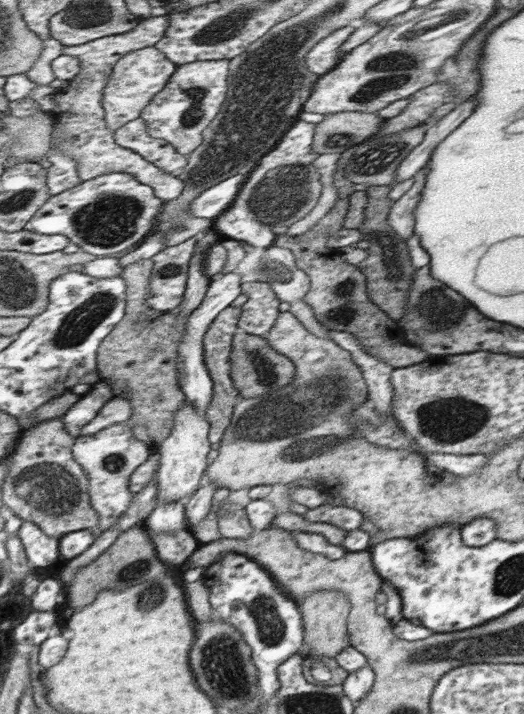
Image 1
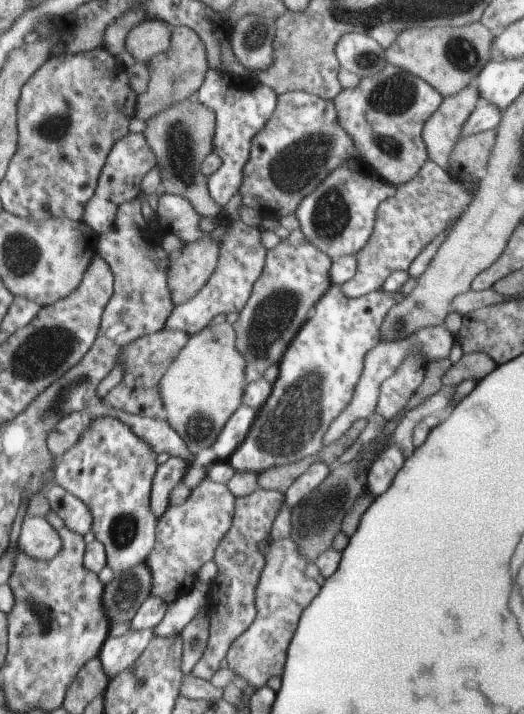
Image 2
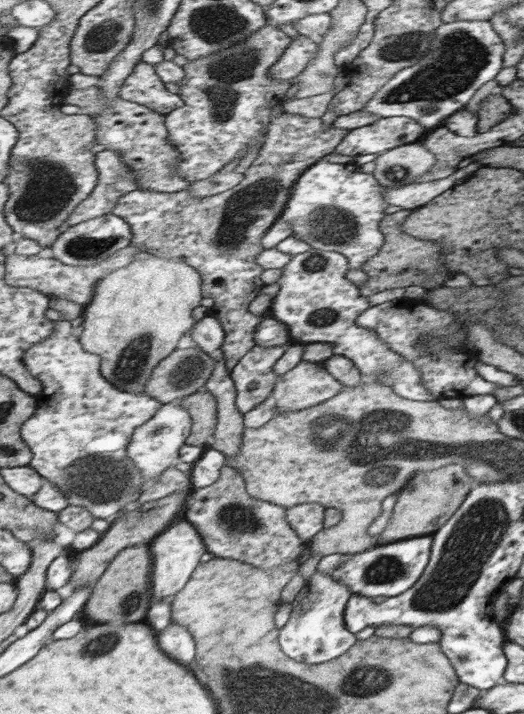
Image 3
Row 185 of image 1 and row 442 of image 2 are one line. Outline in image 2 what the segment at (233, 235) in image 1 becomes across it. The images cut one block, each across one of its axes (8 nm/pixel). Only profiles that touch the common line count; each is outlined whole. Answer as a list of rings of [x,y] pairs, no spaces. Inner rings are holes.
[[[331,286],[327,294],[315,304],[311,318],[303,324],[297,332],[295,342],[287,348],[287,354],[279,362],[279,376],[273,382],[271,394],[267,402],[257,408],[257,418],[243,440],[243,444],[227,458],[227,464],[235,472],[251,472],[251,474],[265,474],[271,468],[297,464],[301,460],[309,460],[317,450],[323,448],[323,436],[329,424],[341,414],[341,410],[349,404],[353,396],[353,388],[359,380],[363,368],[363,356],[381,340],[381,324],[387,318],[387,312],[399,304],[403,296],[389,294],[389,292],[369,292],[361,298],[347,298],[341,286]]]

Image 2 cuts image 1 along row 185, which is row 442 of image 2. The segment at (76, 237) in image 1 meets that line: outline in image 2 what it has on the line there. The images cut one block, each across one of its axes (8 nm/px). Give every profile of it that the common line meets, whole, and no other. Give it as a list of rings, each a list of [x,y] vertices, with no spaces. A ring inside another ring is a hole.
[[[101,418],[91,424],[81,442],[57,462],[57,486],[67,488],[93,510],[93,534],[107,546],[109,568],[115,576],[147,566],[155,546],[161,544],[161,518],[151,510],[157,472],[157,452],[117,418]]]

